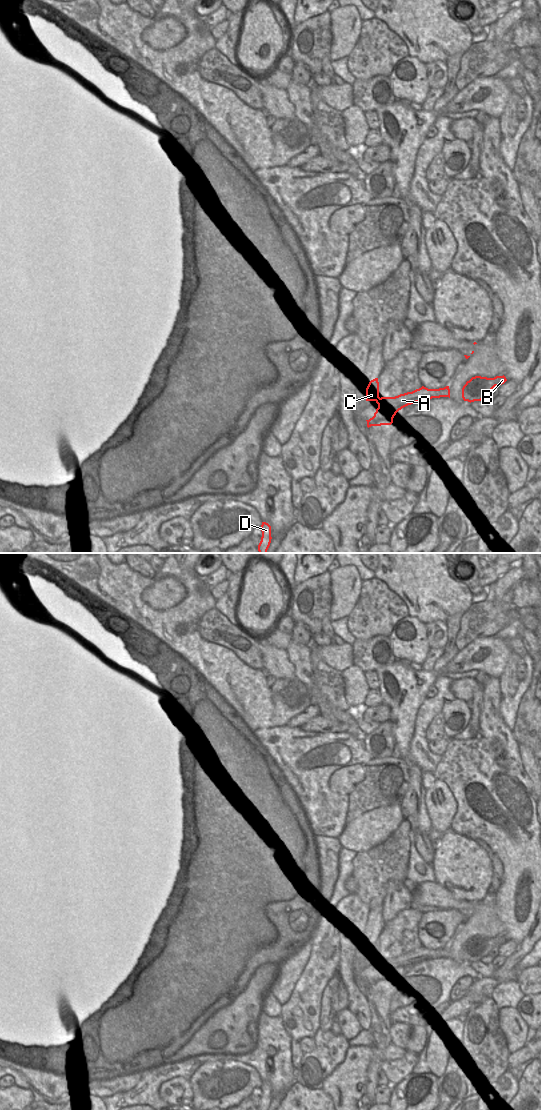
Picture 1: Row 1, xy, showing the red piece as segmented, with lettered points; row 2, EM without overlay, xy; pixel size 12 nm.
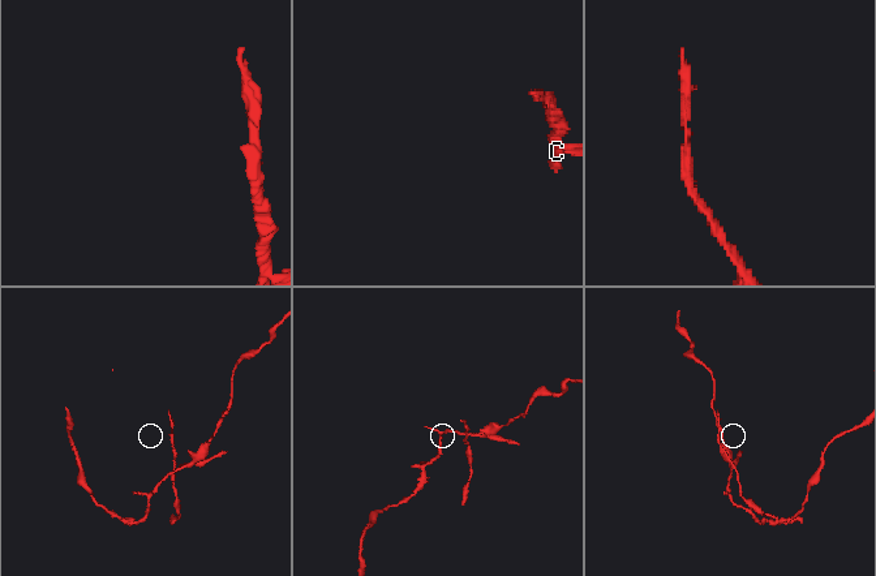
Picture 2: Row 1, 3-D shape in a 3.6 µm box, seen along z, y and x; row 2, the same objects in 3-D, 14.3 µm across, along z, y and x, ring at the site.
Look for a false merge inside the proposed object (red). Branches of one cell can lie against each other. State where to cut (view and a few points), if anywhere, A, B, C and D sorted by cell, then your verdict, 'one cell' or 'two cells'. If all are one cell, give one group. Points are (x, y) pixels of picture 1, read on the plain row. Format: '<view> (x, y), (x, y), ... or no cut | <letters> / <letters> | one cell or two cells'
xy (379, 957), (376, 961) | A B D / C | two cells

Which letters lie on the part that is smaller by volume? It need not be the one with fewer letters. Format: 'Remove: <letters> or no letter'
Remove: C

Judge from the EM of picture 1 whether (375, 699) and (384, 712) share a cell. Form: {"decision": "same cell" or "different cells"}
{"decision": "different cells"}

